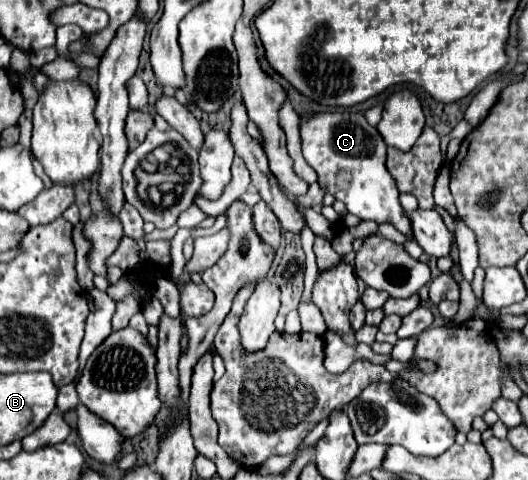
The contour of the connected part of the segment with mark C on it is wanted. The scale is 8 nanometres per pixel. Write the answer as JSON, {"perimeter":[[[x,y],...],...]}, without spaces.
{"perimeter":[[[335,111],[305,115],[301,121],[303,157],[317,171],[319,185],[325,193],[343,201],[349,213],[359,219],[371,219],[375,223],[391,223],[409,241],[413,241],[411,221],[399,203],[399,191],[395,179],[385,167],[387,145],[379,131],[371,127],[361,113]]]}

